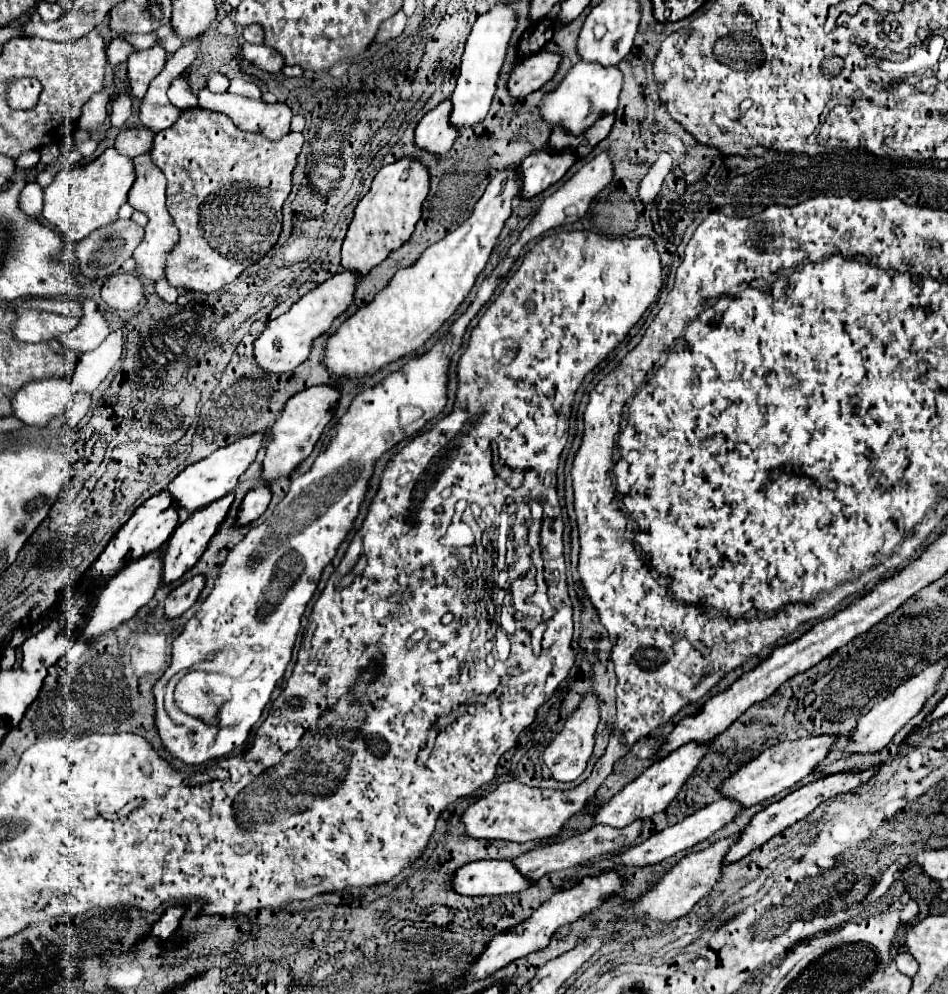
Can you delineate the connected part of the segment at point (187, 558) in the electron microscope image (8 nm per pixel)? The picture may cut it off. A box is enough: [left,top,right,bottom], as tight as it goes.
[163,493,233,583]

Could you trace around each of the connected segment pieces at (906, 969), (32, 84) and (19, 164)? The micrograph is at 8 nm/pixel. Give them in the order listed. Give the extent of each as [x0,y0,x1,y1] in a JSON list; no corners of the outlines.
[[895,953,919,977],[7,79,42,109],[13,149,39,169]]

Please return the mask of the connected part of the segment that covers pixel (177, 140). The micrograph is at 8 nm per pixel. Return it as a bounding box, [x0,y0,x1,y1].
[151,107,301,293]

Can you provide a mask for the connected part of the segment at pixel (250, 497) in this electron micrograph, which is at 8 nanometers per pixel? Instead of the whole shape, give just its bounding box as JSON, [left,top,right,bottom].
[235,487,271,527]

